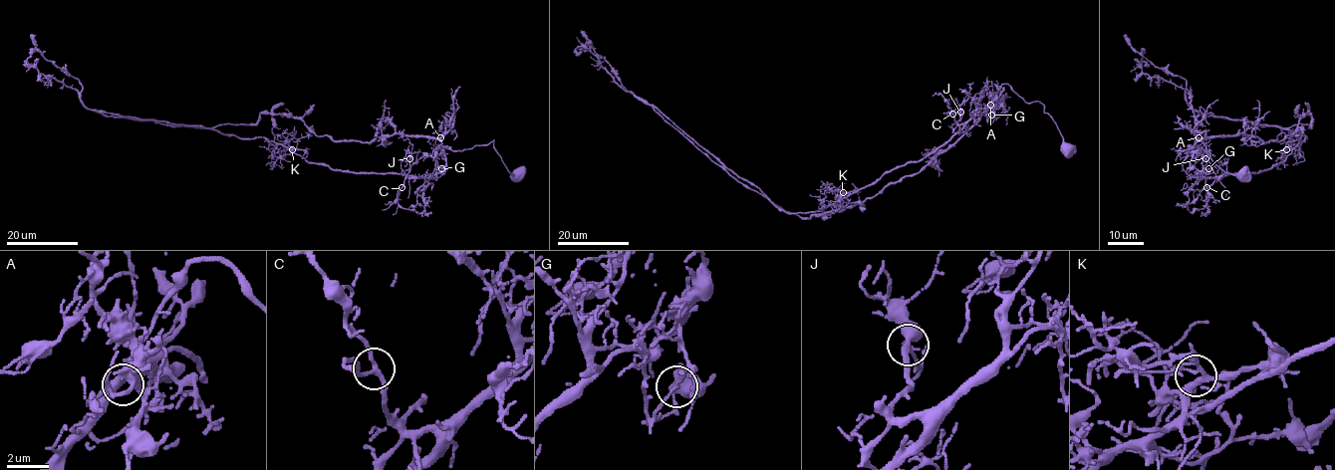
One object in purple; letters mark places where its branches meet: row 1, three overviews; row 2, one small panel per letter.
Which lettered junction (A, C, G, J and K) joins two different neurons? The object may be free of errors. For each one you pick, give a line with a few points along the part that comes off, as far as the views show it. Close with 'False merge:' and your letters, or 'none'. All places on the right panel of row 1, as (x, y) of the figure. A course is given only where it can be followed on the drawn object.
G: Course of the part to remove: (1208, 168), (1203, 177), (1267, 170), (1306, 137), (1194, 110), (1184, 89), (1142, 71), (1144, 50)
False merge: G

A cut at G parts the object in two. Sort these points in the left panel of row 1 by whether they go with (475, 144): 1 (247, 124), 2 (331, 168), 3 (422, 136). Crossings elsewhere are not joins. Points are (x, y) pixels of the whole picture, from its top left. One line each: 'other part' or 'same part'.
1: same part
2: other part
3: same part

